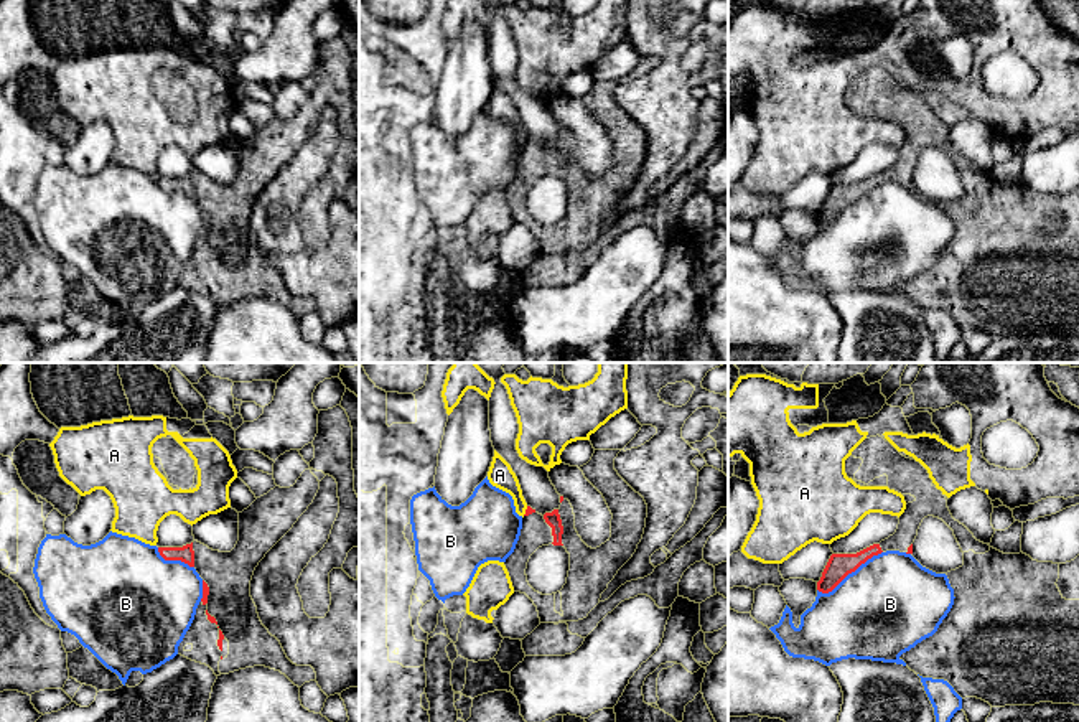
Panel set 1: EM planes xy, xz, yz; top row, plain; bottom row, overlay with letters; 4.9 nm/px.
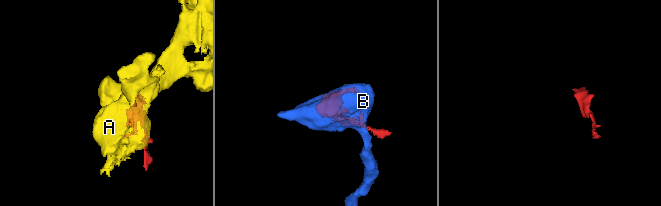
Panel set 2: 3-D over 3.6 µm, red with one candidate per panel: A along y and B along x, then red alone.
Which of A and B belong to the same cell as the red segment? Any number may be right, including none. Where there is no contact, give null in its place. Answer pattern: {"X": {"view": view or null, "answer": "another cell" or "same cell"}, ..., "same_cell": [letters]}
{"A": {"view": "xz", "answer": "another cell"}, "B": {"view": "yz", "answer": "another cell"}, "same_cell": []}

